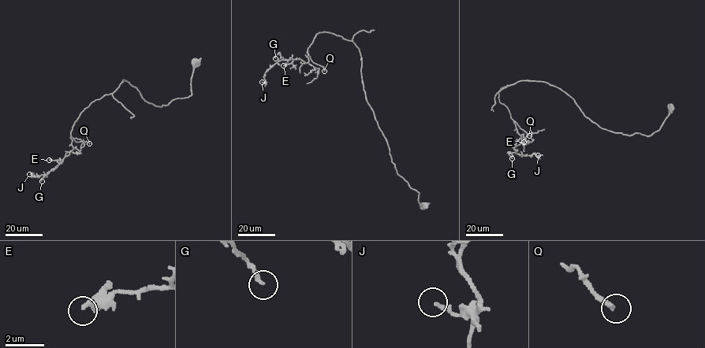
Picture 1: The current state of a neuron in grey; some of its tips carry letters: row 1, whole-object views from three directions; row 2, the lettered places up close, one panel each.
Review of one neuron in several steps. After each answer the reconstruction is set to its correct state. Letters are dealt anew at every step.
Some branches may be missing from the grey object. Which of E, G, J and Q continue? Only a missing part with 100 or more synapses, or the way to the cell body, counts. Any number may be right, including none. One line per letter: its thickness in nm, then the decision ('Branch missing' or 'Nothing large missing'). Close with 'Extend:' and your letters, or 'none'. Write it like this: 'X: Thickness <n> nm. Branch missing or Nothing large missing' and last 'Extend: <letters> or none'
E: Thickness 420 nm. Nothing large missing
G: Thickness 200 nm. Nothing large missing
J: Thickness 170 nm. Nothing large missing
Q: Thickness 200 nm. Branch missing
Extend: Q

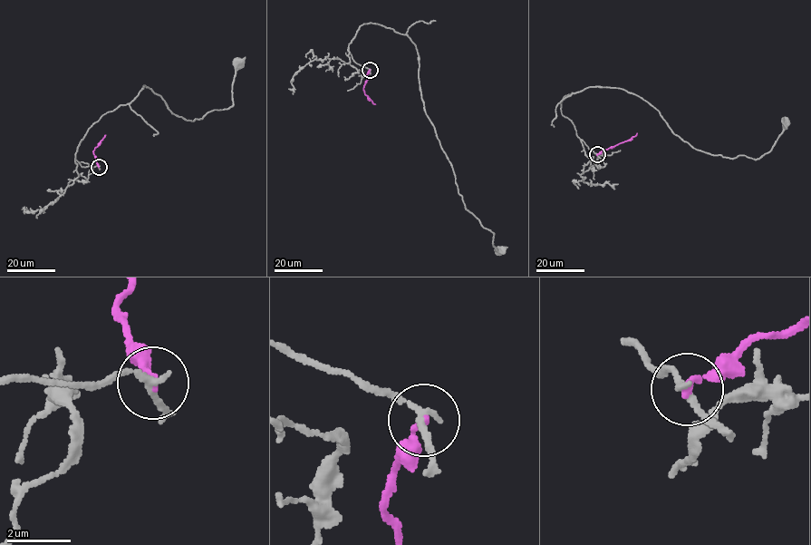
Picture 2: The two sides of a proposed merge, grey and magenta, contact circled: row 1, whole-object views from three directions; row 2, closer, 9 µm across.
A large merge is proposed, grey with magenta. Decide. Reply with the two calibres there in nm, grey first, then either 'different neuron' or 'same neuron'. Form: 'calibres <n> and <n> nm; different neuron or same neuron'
calibres 200 and 240 nm; different neuron

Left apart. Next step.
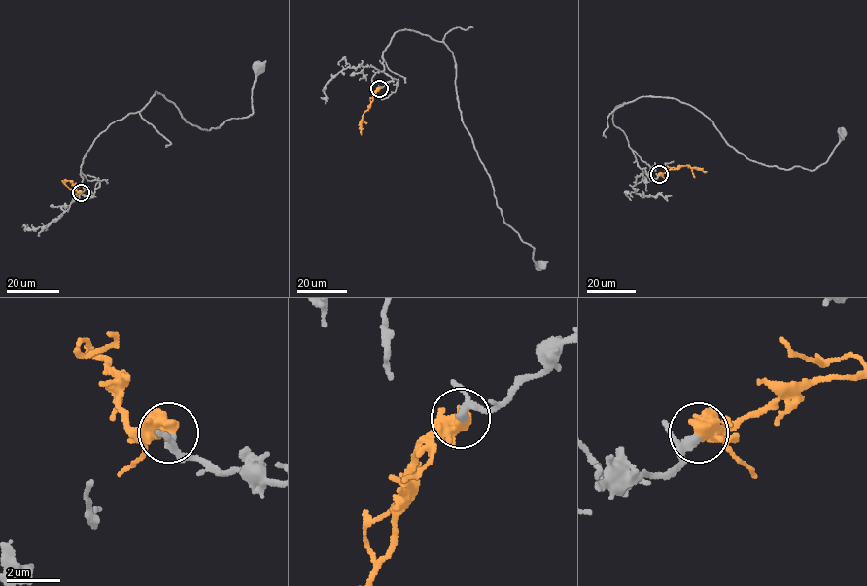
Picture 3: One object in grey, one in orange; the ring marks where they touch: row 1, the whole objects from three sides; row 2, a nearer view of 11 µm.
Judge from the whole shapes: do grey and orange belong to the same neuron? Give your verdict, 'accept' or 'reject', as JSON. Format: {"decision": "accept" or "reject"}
{"decision": "accept"}

